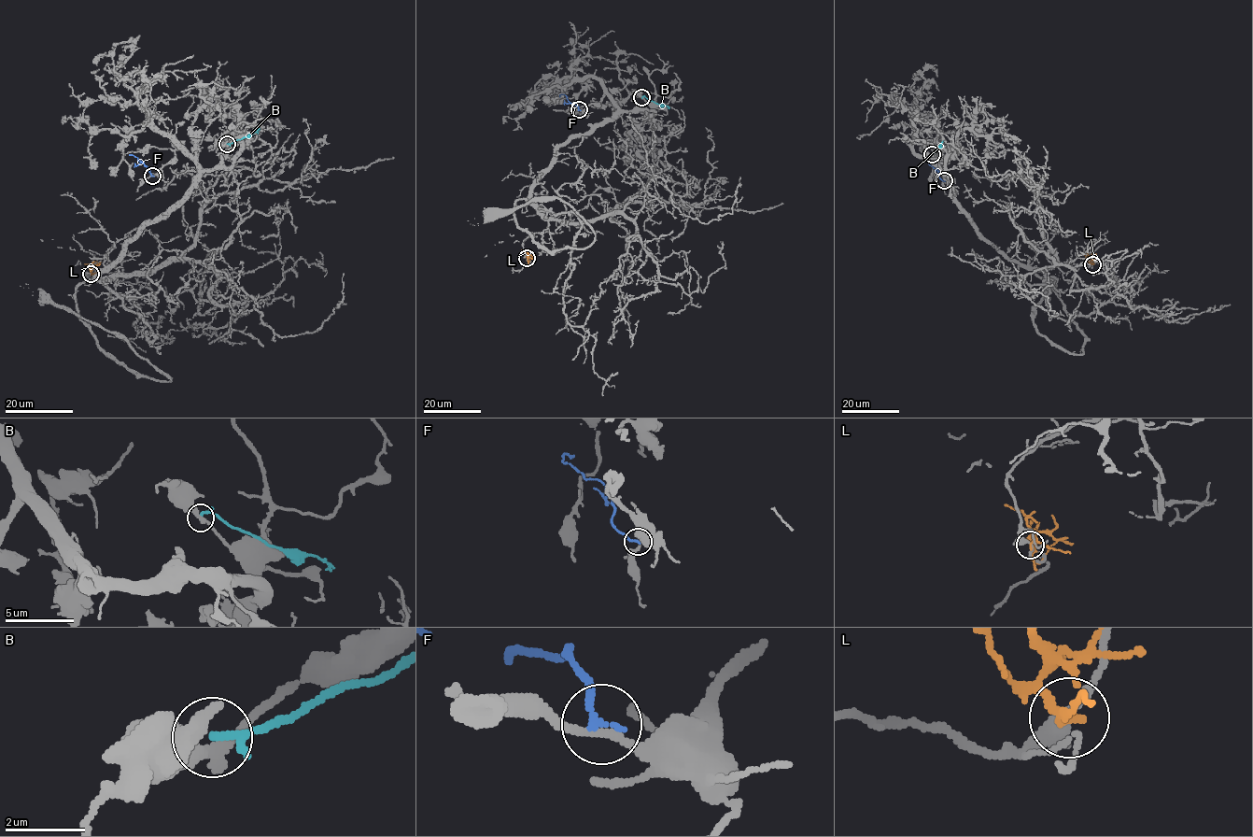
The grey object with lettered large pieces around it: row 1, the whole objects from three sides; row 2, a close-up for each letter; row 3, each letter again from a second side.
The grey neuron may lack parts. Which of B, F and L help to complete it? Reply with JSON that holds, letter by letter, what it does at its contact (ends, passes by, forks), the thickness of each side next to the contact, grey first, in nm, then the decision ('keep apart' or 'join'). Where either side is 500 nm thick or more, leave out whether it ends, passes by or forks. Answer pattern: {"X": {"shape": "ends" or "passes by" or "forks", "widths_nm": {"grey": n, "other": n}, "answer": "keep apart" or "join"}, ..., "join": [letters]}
{"B": {"shape": "passes by", "widths_nm": {"grey": 320, "other": 150}, "answer": "keep apart"}, "F": {"shape": "ends", "widths_nm": {"grey": 200, "other": 200}, "answer": "keep apart"}, "L": {"shape": "passes by", "widths_nm": {"grey": 300, "other": 150}, "answer": "keep apart"}, "join": []}

